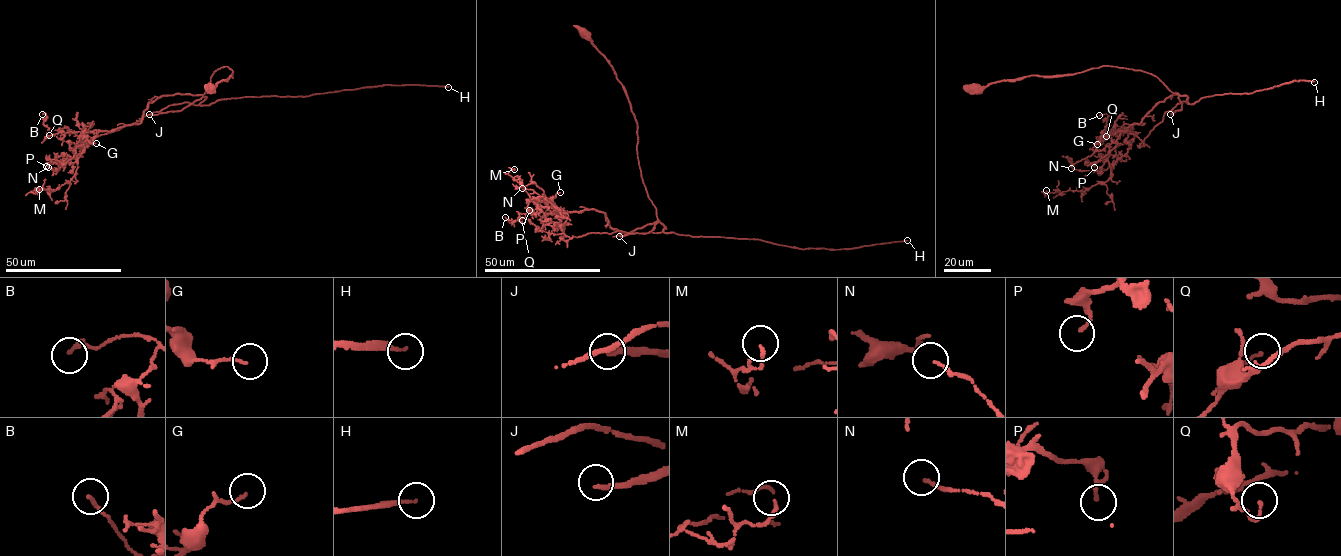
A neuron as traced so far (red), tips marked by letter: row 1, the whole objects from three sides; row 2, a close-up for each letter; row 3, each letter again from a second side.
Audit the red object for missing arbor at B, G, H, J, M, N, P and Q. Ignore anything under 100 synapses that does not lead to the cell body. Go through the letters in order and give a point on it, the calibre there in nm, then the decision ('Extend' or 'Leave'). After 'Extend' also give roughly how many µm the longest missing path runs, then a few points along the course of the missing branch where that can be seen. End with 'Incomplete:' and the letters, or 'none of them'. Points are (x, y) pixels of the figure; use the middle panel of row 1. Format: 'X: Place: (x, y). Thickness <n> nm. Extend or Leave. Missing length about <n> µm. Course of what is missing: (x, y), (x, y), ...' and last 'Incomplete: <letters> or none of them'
B: Place: (505, 217). Thickness 140 nm. Leave
G: Place: (560, 192). Thickness 100 nm. Leave
H: Place: (907, 240). Thickness 180 nm. Extend. Missing length about 170 µm
J: Place: (619, 236). Thickness 240 nm. Extend. Missing length about 100 µm. Course of what is missing: (619, 236), (608, 236), (556, 256), (529, 263), (495, 239), (504, 230), (511, 230), (516, 236)
M: Place: (514, 169). Thickness 110 nm. Leave
N: Place: (522, 188). Thickness 120 nm. Leave
P: Place: (529, 210). Thickness 140 nm. Leave
Q: Place: (522, 220). Thickness 120 nm. Leave
Incomplete: H, J

